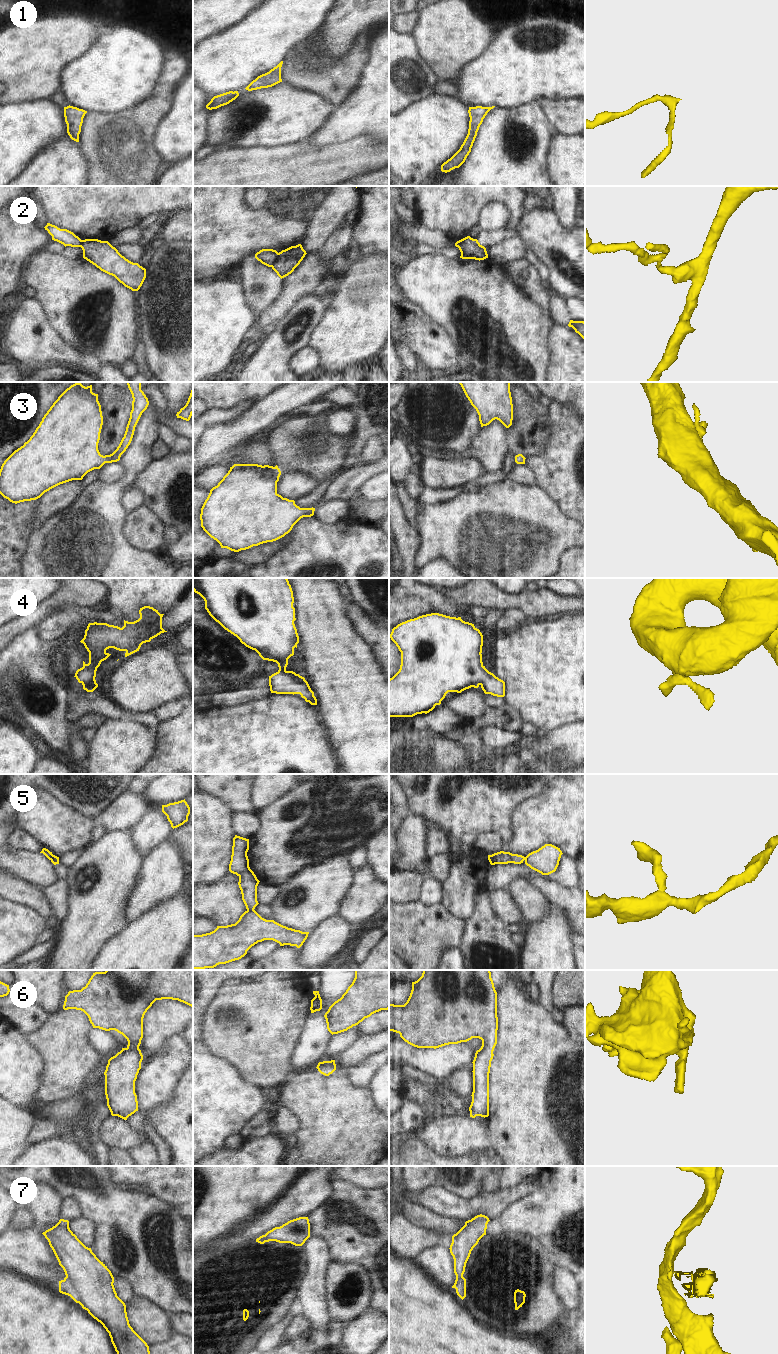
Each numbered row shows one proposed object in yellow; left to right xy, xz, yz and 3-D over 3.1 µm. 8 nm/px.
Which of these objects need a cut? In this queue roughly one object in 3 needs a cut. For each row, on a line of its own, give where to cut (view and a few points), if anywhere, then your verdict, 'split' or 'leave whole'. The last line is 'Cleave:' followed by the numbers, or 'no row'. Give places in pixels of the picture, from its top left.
1: no cut | leave whole
2: xz (278, 253), (272, 267) | split
3: no cut | leave whole
4: no cut | leave whole
5: xz (253, 909), (247, 911) | split
6: no cut | leave whole
7: xy (66, 1276), (72, 1280), (75, 1286), (74, 1299) | split
Cleave: 2, 5, 7

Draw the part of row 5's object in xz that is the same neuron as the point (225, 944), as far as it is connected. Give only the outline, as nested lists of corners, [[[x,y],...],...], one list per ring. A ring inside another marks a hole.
[[[255,910],[245,911],[235,924],[217,926],[210,933],[193,935],[193,970],[239,960],[252,946],[264,940],[300,948],[308,934],[266,920]]]

